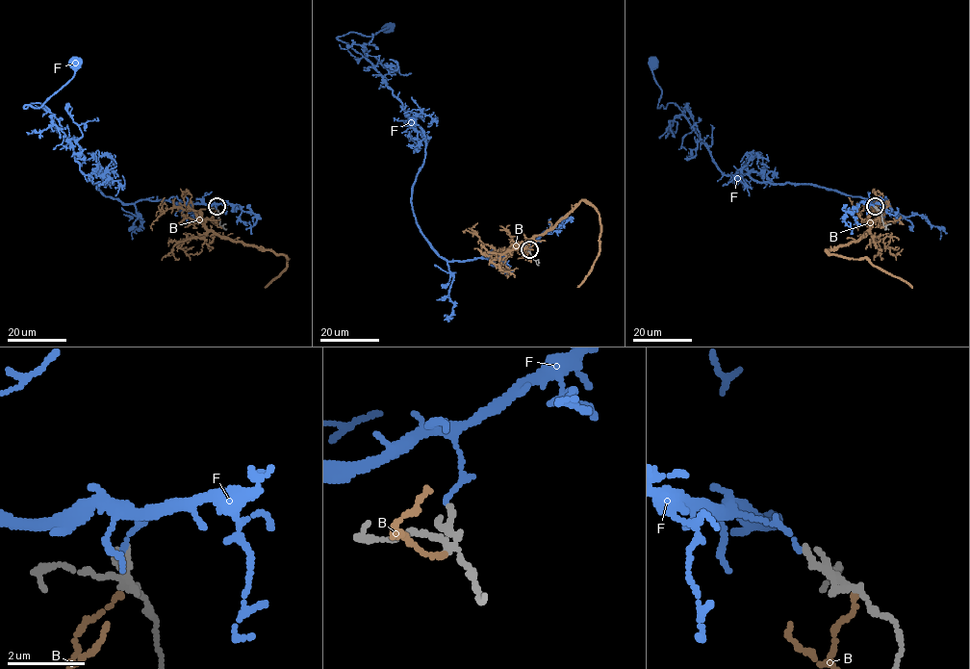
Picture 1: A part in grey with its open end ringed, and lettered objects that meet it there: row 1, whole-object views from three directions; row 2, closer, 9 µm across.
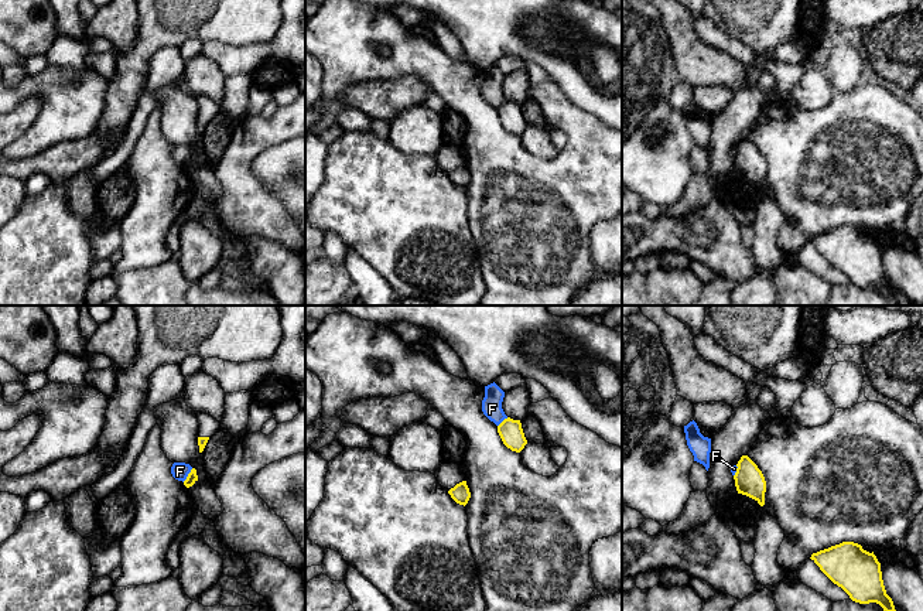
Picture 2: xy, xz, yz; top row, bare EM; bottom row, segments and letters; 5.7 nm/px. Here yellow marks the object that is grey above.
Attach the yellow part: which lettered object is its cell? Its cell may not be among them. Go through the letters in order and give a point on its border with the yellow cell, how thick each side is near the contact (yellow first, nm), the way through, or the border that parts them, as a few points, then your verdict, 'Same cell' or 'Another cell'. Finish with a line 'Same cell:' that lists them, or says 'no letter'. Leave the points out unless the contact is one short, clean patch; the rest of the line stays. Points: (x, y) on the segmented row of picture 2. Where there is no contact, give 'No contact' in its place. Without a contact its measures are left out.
B: No contact. Another cell
F: Touches yellow at xy (188, 475). Thickness 60 nm (yellow) against 100 nm. Boundary: xy (192, 468), (183, 481). Another cell
Same cell: no letter

